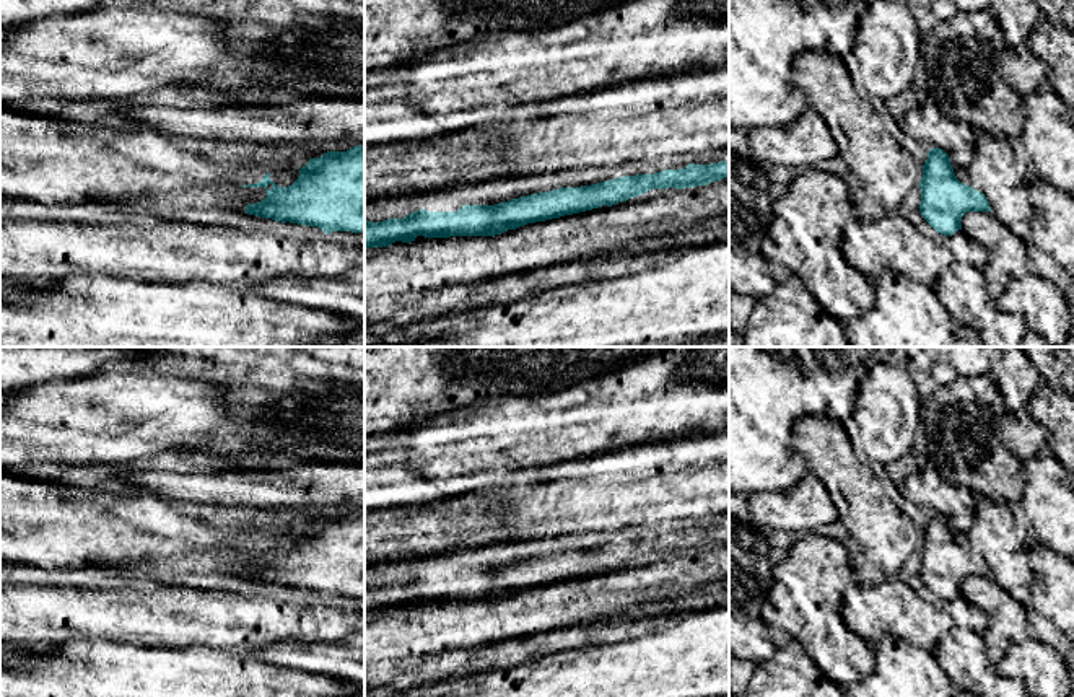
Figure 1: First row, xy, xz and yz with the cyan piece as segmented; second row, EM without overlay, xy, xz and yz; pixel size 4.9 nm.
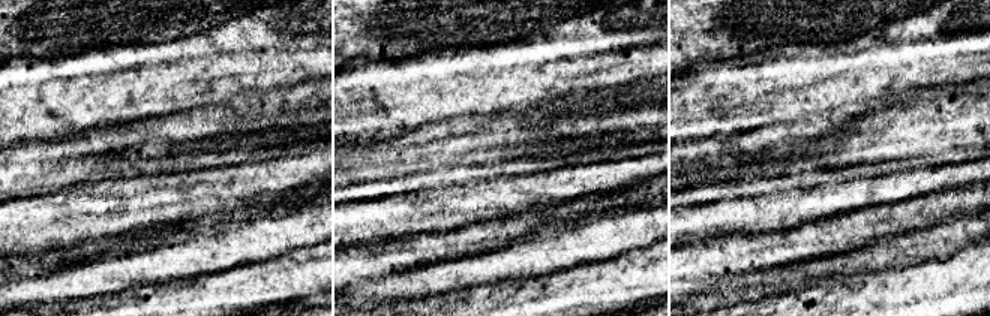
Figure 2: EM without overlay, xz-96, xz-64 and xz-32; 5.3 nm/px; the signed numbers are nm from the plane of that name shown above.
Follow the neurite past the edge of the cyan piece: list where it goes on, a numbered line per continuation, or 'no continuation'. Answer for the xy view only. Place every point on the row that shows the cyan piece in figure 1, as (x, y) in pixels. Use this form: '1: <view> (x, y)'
no continuation

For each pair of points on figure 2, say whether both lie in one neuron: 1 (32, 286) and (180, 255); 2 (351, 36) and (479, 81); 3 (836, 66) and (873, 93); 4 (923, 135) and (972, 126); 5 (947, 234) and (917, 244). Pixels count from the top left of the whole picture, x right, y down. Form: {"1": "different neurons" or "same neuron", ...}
{"1": "same neuron", "2": "different neurons", "3": "same neuron", "4": "same neuron", "5": "same neuron"}

